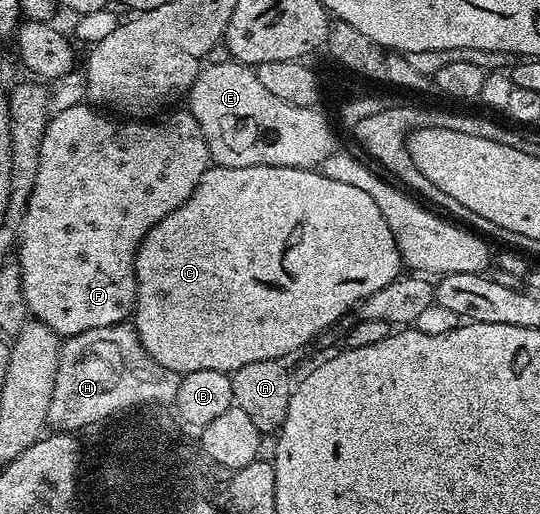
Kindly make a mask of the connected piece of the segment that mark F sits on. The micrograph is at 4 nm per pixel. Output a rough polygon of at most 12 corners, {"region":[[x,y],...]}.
{"region":[[57,109],[16,263],[59,338],[131,319],[212,164],[189,110]]}

